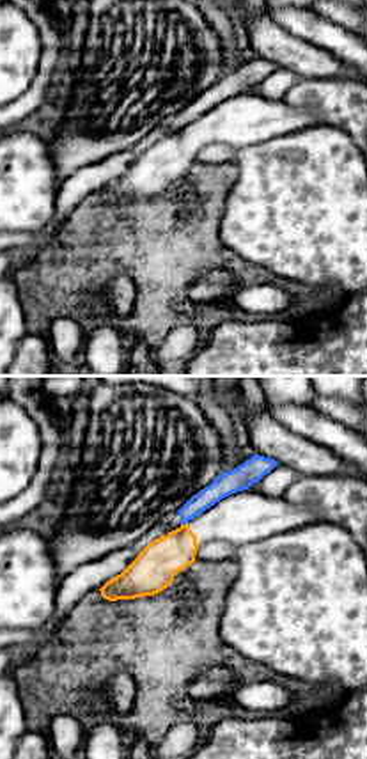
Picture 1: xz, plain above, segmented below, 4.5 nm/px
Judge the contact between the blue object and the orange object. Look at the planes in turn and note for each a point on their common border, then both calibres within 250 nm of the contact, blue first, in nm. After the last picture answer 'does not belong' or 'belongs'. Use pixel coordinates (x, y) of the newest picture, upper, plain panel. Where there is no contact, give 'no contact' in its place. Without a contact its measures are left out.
contact (183, 126); calibres 100 and 190 nm

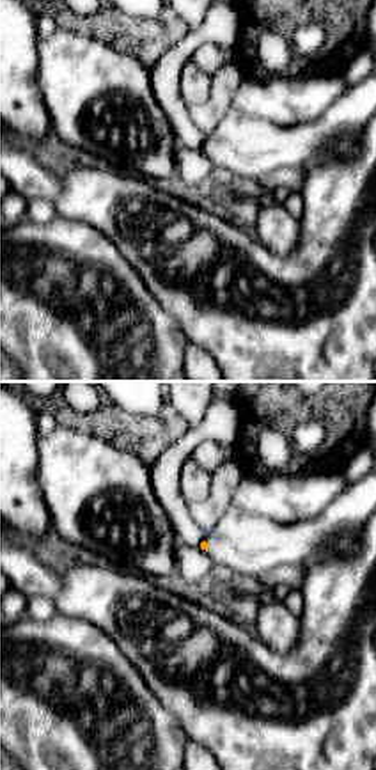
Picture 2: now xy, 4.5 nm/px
no contact

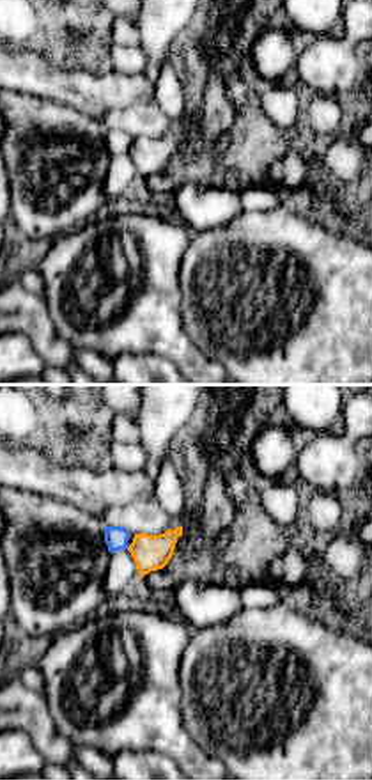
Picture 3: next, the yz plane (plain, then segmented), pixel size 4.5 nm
contact (128, 149); calibres 110 and 160 nm

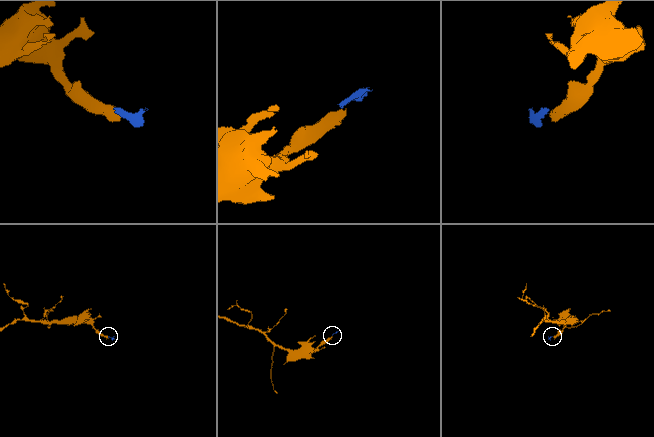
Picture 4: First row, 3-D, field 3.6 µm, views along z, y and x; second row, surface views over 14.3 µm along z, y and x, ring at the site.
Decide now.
does not belong

